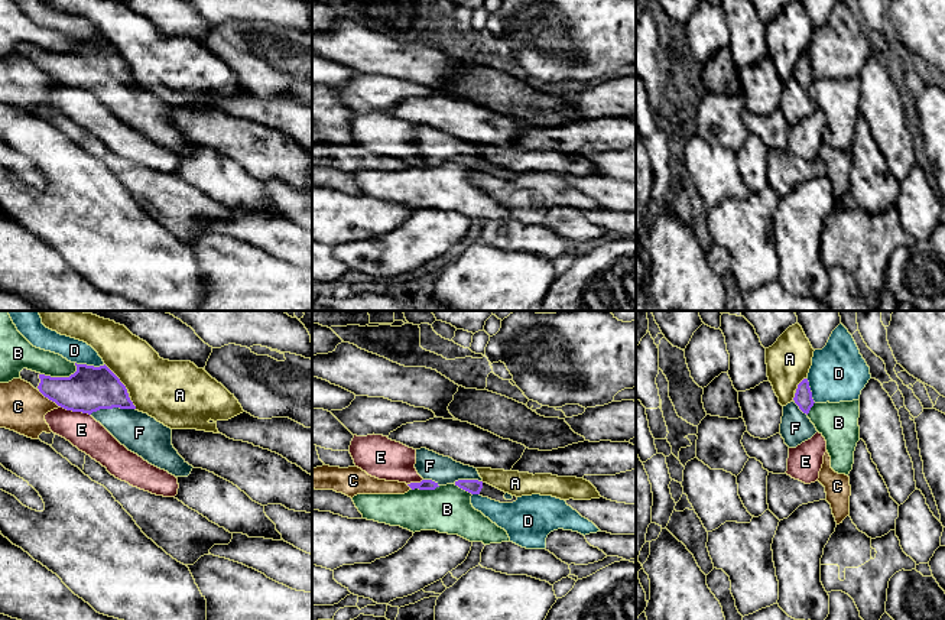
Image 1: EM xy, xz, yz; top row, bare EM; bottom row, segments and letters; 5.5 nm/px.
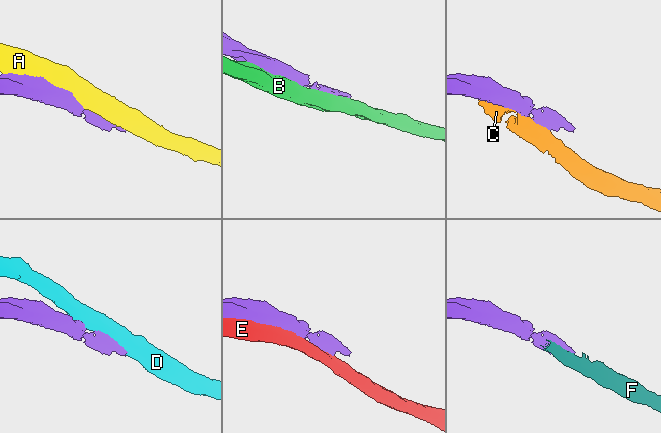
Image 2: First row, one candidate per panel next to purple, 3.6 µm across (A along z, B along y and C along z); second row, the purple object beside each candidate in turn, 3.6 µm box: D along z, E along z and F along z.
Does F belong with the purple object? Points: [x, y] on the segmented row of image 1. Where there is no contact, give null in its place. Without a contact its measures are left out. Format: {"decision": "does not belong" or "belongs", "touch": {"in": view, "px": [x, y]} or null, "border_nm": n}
{"decision": "belongs", "touch": {"in": "xy", "px": [111, 408]}, "border_nm": 260}

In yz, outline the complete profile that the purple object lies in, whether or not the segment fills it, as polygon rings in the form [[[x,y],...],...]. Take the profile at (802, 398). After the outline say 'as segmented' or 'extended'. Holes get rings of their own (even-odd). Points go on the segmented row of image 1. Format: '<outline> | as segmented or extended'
[[[803,379],[798,384],[793,400],[783,406],[780,435],[789,448],[796,448],[818,432],[808,418],[814,403],[809,382],[808,379]]] | extended

